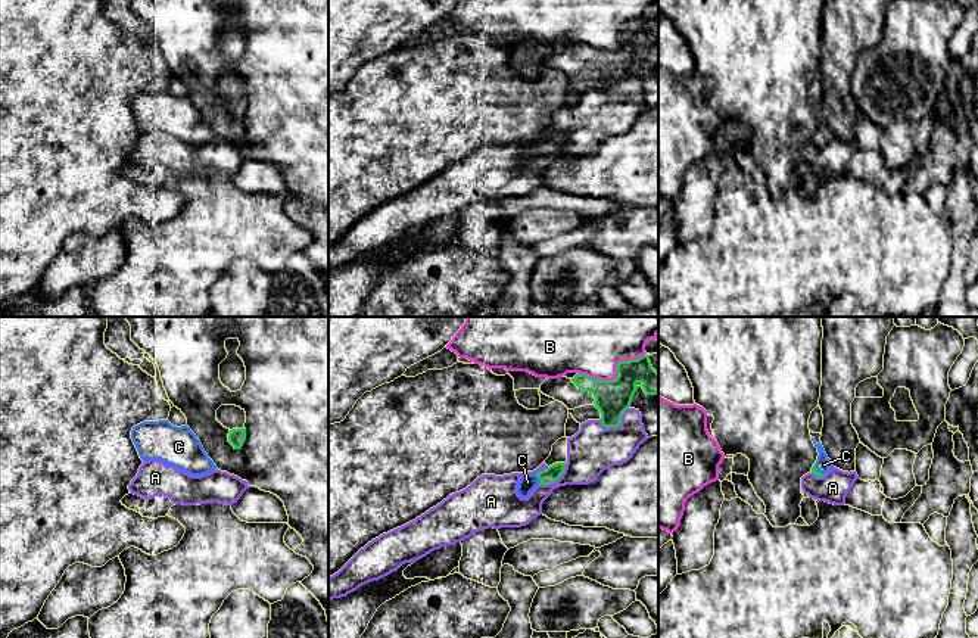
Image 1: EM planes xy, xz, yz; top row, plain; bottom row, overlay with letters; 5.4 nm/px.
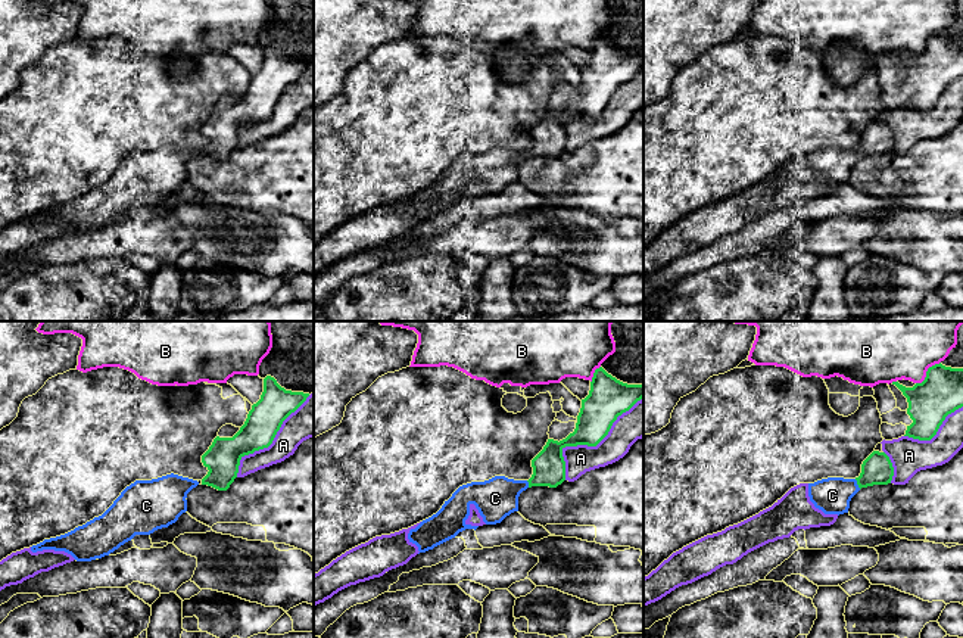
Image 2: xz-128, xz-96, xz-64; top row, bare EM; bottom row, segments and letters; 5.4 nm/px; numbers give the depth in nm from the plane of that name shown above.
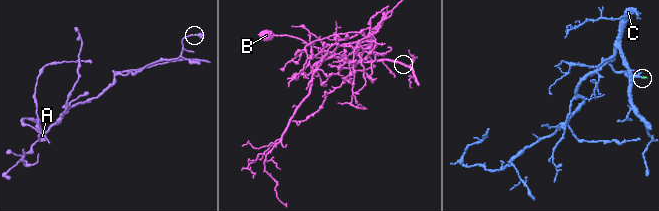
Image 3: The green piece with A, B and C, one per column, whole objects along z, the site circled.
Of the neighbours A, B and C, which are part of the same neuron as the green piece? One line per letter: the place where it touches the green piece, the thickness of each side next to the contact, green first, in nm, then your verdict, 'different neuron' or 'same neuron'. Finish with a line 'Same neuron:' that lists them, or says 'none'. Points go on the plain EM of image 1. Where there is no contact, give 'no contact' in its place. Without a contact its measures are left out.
A: contact xz (619, 95); calibres 190 and 260 nm; different neuron
B: contact xz (617, 47); calibres 190 and 260 nm; different neuron
C: contact xz (539, 149); calibres 90 and 90 nm; same neuron
Same neuron: C

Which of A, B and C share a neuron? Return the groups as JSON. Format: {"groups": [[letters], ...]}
{"groups": [["A"], ["B"], ["C"]]}

